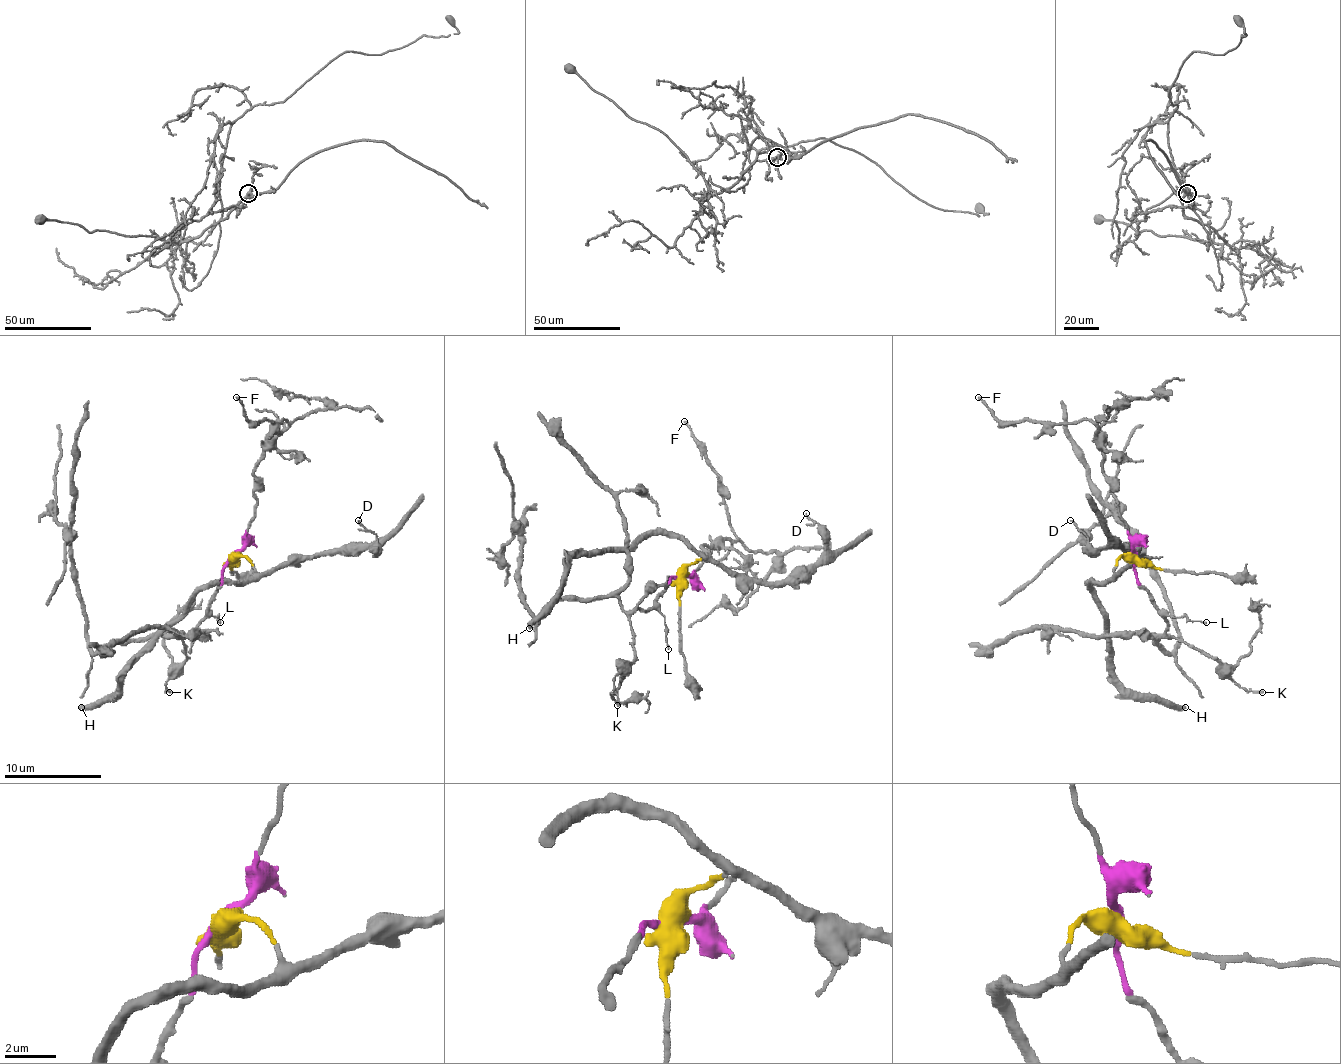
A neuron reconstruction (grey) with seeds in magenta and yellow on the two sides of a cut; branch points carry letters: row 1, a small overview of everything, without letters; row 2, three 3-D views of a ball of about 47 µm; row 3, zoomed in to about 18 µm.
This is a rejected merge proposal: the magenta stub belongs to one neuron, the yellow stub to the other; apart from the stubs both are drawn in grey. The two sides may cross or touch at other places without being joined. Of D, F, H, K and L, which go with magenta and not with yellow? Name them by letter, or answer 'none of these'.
F, K, L

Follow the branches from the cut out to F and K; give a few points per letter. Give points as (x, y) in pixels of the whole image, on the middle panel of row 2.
F: (681, 578), (702, 563), (702, 546), (736, 539), (722, 476), (683, 421)
K: (681, 578), (671, 578), (656, 602), (649, 609), (635, 612), (630, 621), (635, 658), (613, 684), (618, 706)

